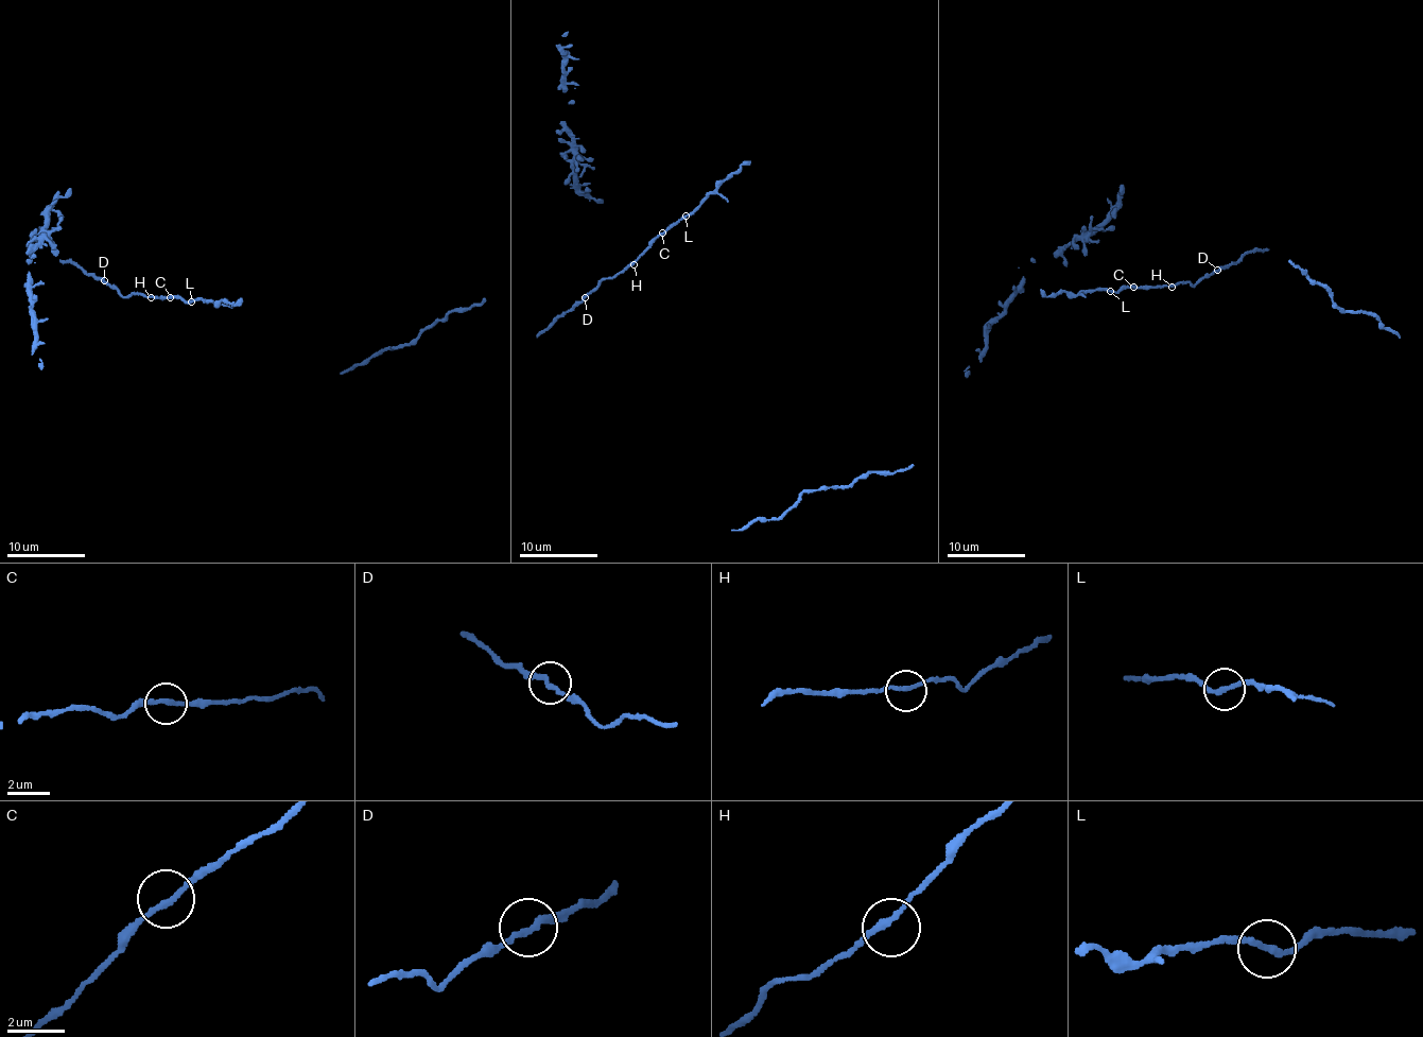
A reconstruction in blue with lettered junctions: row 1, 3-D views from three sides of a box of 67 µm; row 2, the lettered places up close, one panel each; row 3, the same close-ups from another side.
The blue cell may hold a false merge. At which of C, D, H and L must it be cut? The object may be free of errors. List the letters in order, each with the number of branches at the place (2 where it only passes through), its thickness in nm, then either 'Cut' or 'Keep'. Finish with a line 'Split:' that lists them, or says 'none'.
C: Branches: 2. Thickness 190 nm. Keep
D: Branches: 2. Thickness 200 nm. Keep
H: Branches: 2. Thickness 190 nm. Keep
L: Branches: 2. Thickness 200 nm. Keep
Split: none

